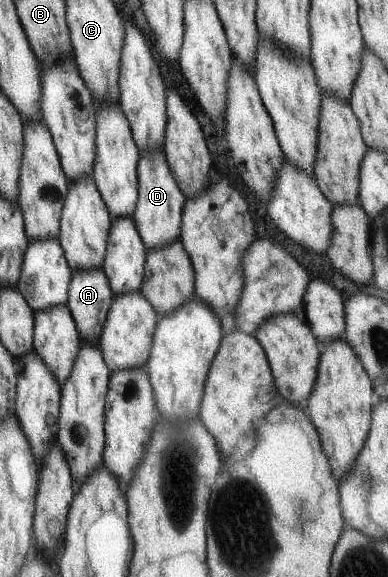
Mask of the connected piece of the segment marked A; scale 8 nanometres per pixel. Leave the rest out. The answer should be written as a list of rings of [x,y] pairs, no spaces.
[[[101,267],[71,270],[65,304],[80,341],[99,344],[99,333],[112,298],[113,293]]]

